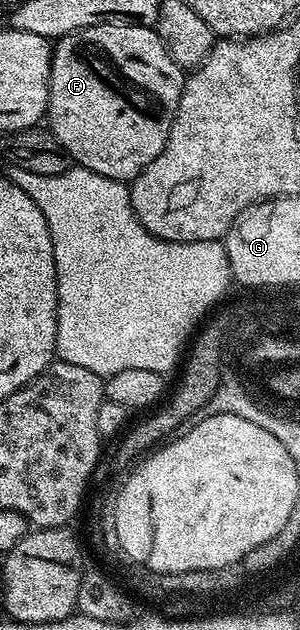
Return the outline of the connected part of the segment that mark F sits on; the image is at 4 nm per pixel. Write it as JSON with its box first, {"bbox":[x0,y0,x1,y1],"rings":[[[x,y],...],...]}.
{"bbox":[46,26,185,182],"rings":[[[89,26],[82,28],[79,32],[70,32],[68,36],[60,36],[54,41],[51,50],[51,73],[49,74],[49,102],[47,103],[46,123],[49,131],[55,135],[55,141],[60,144],[63,151],[78,167],[88,168],[97,174],[105,174],[105,178],[130,182],[165,150],[165,142],[169,138],[169,130],[173,126],[173,118],[177,114],[177,106],[181,102],[183,93],[183,82],[185,79],[184,69],[179,67],[177,62],[167,53],[167,47],[161,42],[158,32],[154,27],[145,26]]]}

